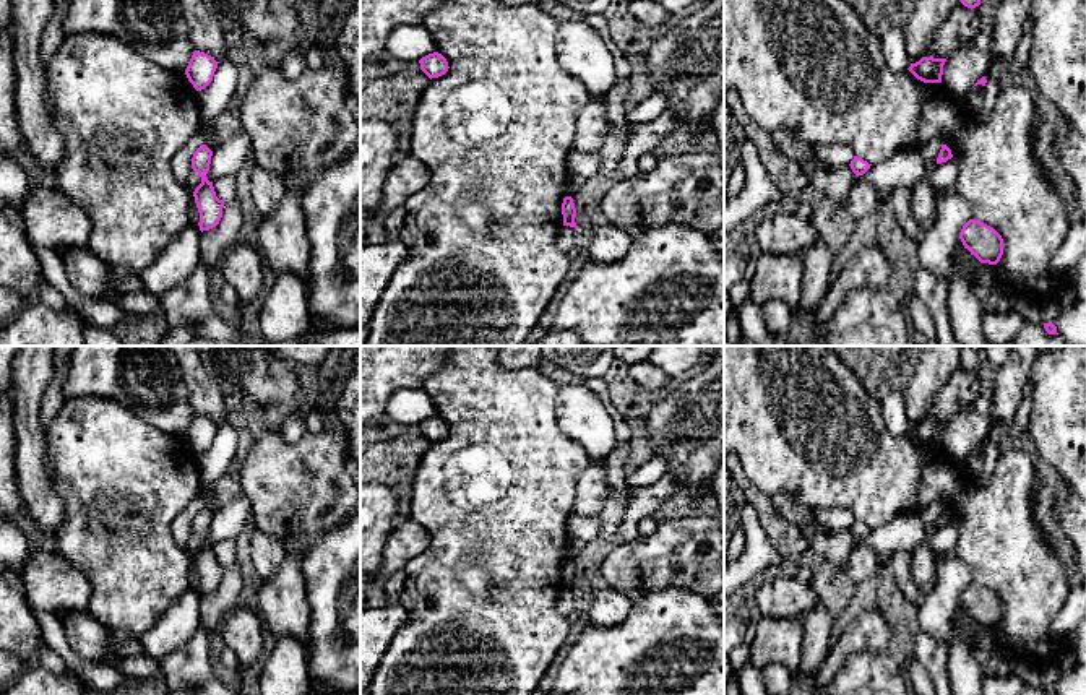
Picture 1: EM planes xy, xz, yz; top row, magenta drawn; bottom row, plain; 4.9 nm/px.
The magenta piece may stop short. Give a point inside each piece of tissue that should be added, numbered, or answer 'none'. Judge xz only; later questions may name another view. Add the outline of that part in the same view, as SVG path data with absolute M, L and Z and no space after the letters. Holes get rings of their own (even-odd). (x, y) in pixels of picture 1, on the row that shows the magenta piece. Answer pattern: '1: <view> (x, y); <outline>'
none

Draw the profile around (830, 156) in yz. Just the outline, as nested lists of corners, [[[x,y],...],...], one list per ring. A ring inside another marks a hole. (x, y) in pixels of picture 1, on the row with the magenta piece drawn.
[[[839,143],[817,146],[810,158],[812,162],[818,162],[825,169],[849,166],[852,159],[854,159],[852,149]]]

